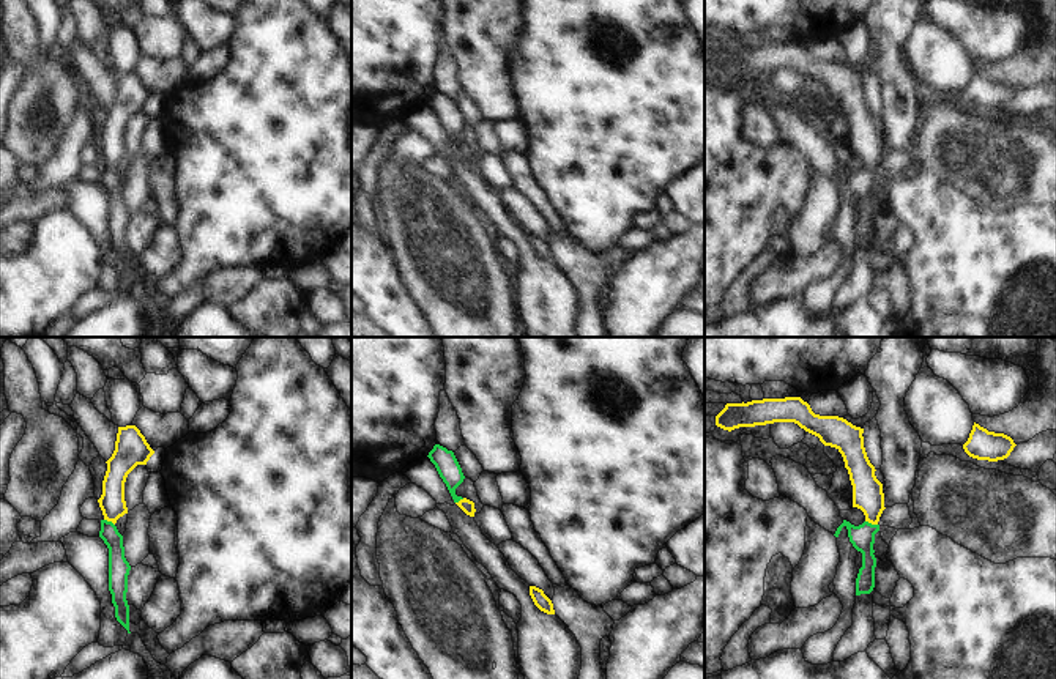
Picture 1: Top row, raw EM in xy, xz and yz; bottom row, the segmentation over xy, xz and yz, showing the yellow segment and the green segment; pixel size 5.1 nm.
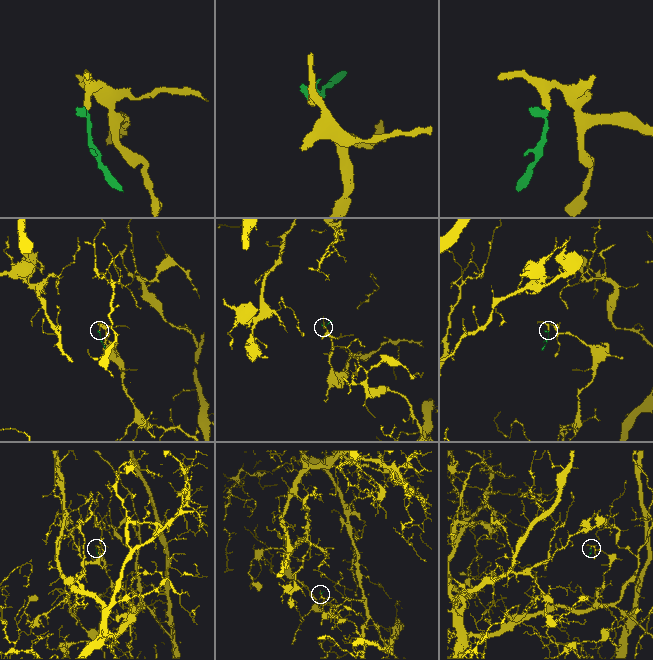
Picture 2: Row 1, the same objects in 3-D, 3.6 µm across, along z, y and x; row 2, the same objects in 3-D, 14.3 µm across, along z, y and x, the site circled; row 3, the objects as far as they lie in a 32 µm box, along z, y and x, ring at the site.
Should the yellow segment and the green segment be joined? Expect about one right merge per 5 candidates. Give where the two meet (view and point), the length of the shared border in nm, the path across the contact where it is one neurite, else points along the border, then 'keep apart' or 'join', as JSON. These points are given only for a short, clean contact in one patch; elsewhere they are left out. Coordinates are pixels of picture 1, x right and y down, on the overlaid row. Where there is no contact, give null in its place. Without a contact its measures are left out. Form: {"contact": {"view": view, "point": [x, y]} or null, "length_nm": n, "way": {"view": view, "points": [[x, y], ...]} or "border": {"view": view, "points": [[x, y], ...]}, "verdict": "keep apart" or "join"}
{"contact": {"view": "yz", "point": [872, 523]}, "length_nm": 70, "way": {"view": "yz", "points": [[867, 492], [872, 503], [872, 523], [862, 538]]}, "verdict": "join"}

